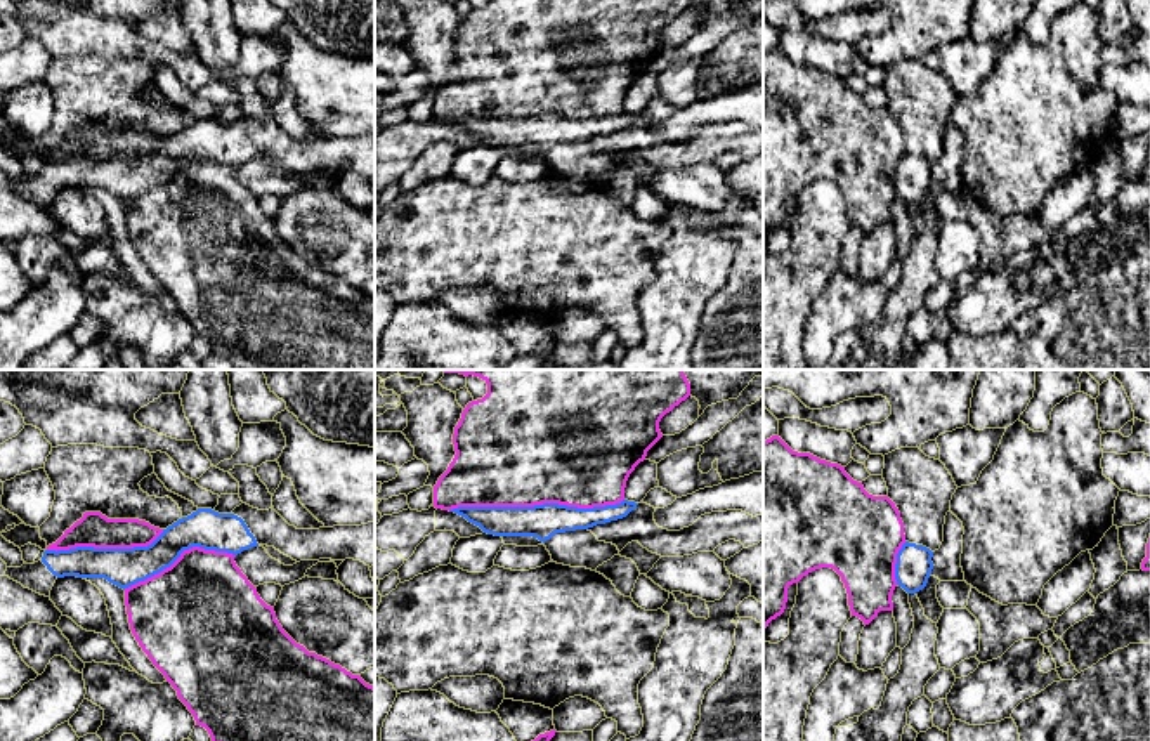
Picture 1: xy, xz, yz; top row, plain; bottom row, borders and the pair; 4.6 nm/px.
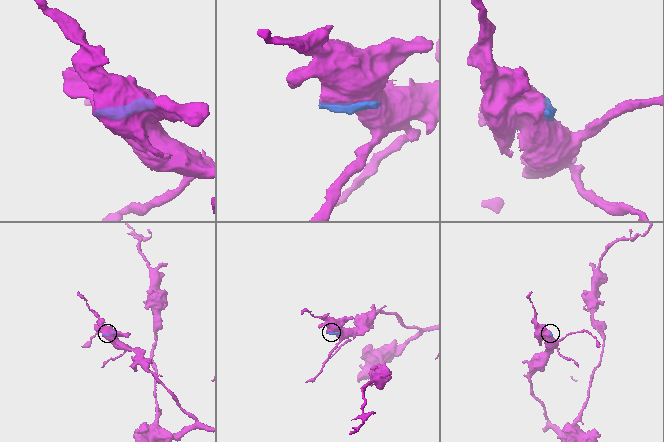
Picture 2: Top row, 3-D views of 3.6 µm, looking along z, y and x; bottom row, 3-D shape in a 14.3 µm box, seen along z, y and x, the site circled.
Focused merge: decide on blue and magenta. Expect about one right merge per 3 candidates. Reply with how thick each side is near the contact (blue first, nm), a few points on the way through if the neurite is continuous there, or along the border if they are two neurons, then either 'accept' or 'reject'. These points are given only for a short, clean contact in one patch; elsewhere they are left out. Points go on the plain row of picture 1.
calibres 160 and 500 nm; reject

